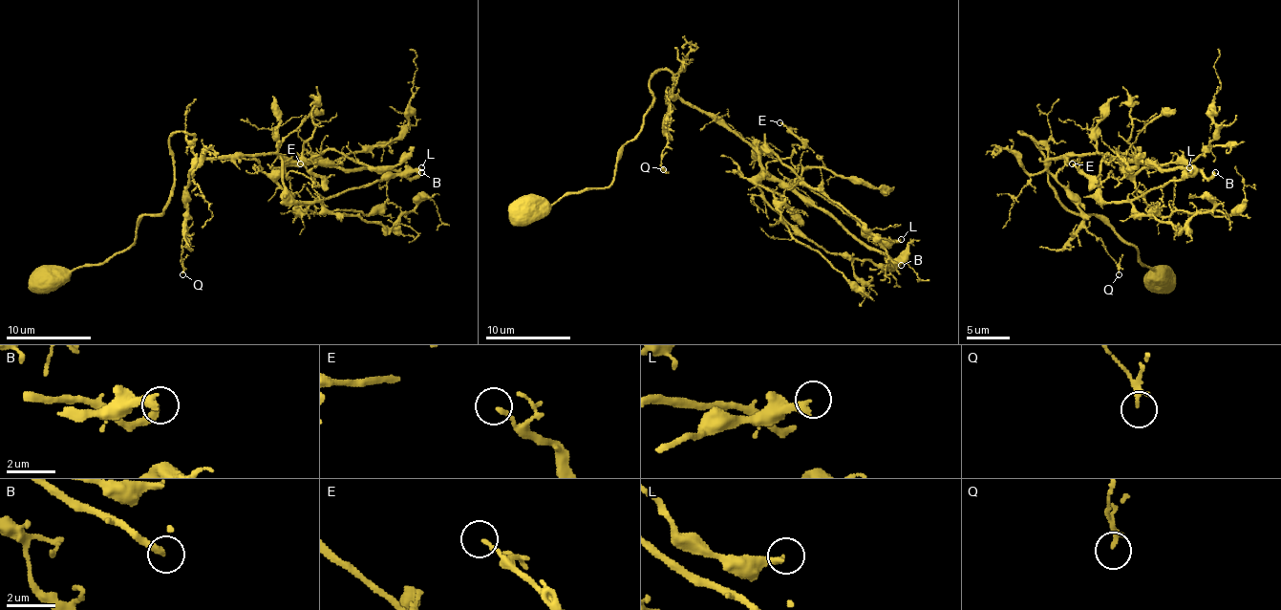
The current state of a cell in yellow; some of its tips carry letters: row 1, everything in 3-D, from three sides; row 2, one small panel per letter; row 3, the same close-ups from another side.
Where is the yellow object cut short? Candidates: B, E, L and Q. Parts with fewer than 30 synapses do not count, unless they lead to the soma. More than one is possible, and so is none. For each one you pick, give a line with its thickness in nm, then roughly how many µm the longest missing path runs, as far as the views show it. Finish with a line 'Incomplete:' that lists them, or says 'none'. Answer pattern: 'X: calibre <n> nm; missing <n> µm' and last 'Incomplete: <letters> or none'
B: calibre 280 nm; missing 190 µm
Incomplete: B

